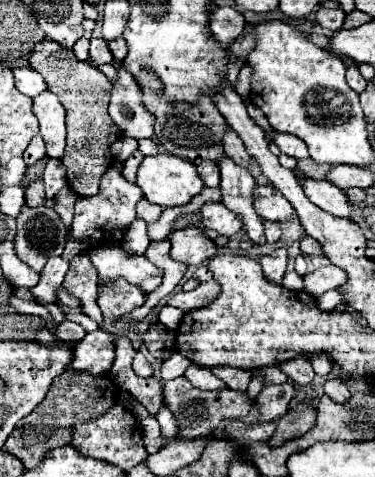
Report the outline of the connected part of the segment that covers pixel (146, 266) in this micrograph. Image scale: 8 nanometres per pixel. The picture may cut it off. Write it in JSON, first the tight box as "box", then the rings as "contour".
{"box":[89,245,161,295],"contour":[[[119,245],[95,247],[89,251],[89,259],[99,273],[101,287],[109,281],[125,279],[149,295],[161,285],[161,271],[145,255],[129,255]]]}

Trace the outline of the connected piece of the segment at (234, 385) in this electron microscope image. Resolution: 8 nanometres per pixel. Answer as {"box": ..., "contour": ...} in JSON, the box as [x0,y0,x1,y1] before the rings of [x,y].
{"box":[211,367,249,393],"contour":[[[215,367],[215,369],[211,369],[211,373],[217,375],[219,379],[223,379],[229,389],[235,389],[235,391],[241,391],[241,393],[247,391],[247,385],[249,385],[249,371],[231,369],[231,367]]]}

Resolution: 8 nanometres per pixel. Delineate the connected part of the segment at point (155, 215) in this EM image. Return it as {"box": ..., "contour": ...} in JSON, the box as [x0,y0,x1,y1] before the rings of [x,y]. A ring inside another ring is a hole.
{"box":[137,199,163,225],"contour":[[[141,199],[137,203],[137,217],[143,219],[147,225],[155,223],[161,217],[161,213],[163,213],[163,209],[157,207],[157,205],[153,205],[153,203],[149,203],[147,199]]]}

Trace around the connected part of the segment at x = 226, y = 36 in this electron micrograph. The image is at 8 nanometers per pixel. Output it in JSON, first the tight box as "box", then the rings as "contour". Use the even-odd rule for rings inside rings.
{"box":[211,5,245,47],"contour":[[[229,5],[213,9],[213,13],[211,13],[211,31],[223,43],[223,47],[229,47],[229,43],[243,29],[245,29],[245,17],[239,9],[229,7]]]}

